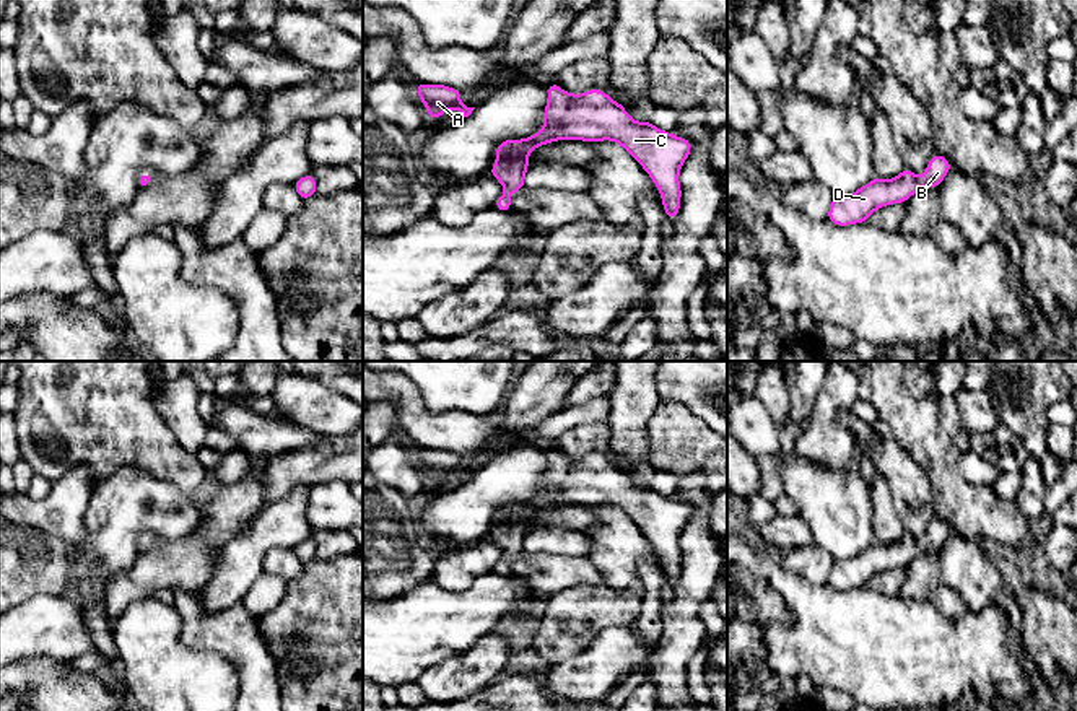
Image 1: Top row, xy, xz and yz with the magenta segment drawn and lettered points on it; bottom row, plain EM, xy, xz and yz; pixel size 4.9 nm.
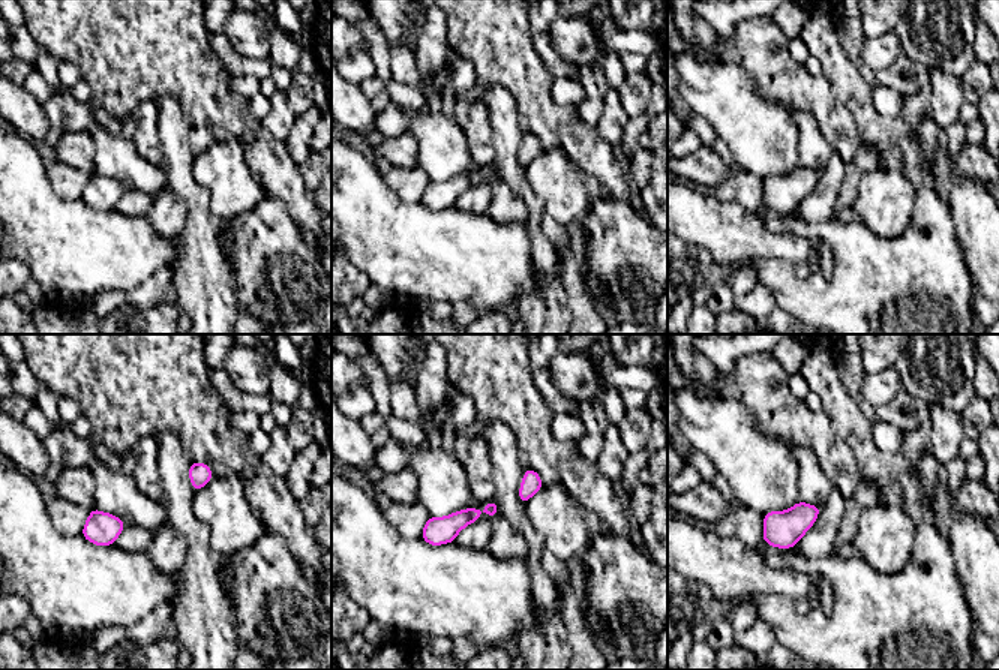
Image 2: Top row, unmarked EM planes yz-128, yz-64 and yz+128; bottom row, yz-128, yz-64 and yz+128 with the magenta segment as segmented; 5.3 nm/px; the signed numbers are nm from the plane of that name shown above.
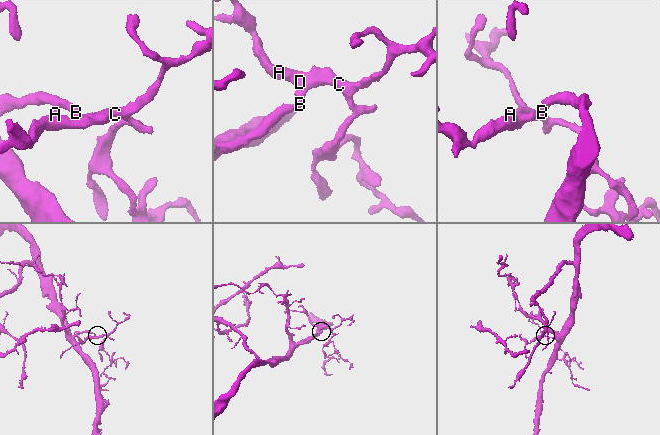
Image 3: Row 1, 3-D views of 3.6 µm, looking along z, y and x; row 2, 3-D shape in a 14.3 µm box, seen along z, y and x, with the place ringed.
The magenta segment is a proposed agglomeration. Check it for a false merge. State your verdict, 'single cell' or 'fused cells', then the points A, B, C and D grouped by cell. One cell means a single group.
single cell | A B C D

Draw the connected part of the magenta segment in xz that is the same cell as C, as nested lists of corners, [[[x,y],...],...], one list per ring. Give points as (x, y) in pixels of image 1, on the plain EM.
[[[556,447],[548,449],[548,465],[543,475],[545,490],[532,501],[524,504],[504,504],[498,509],[496,529],[490,532],[504,552],[504,558],[495,566],[499,576],[511,576],[511,558],[524,553],[525,535],[530,530],[527,521],[535,511],[556,504],[584,504],[595,508],[612,504],[620,508],[651,540],[662,561],[662,571],[670,584],[678,581],[682,553],[678,537],[691,516],[691,506],[669,496],[664,496],[648,486],[636,486],[630,482],[620,467],[615,467],[602,454],[589,454],[584,459],[571,459],[563,456]]]

